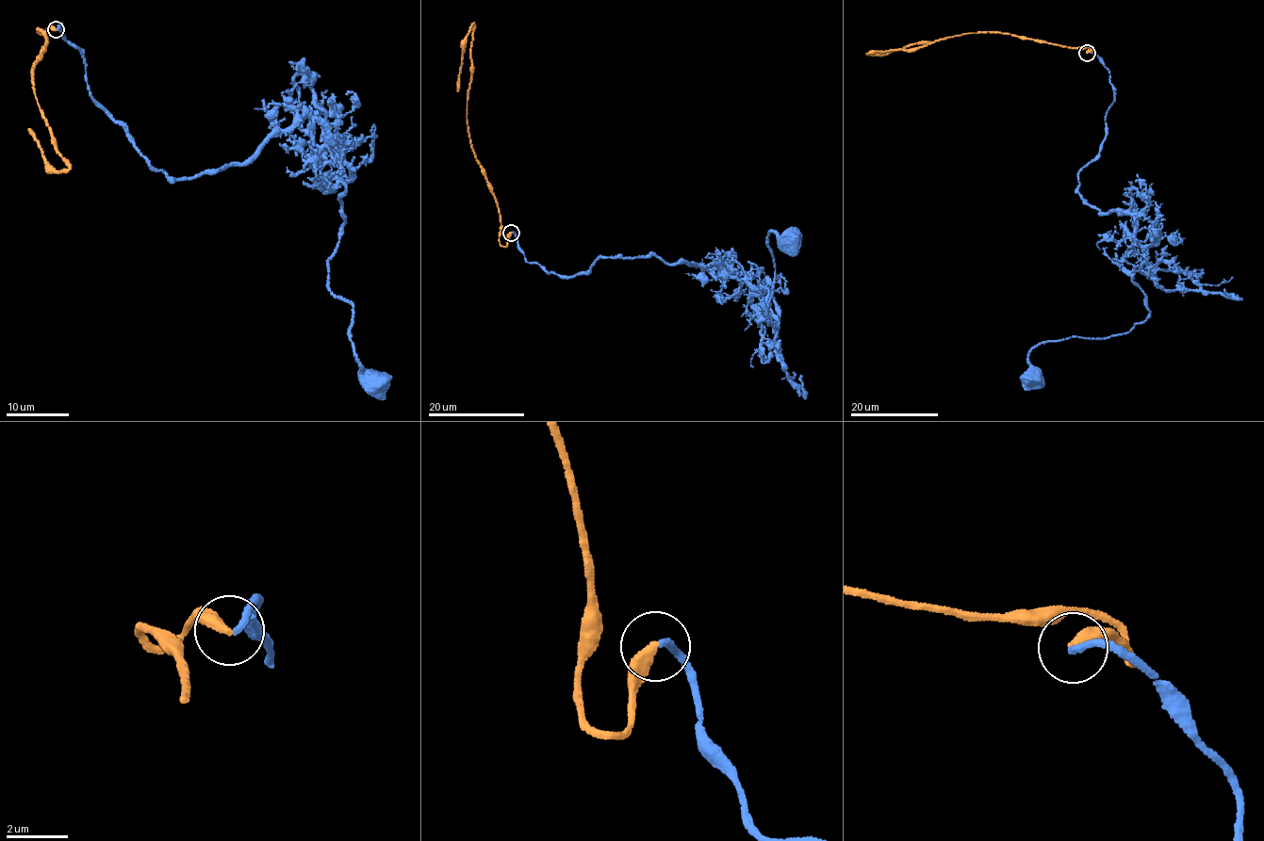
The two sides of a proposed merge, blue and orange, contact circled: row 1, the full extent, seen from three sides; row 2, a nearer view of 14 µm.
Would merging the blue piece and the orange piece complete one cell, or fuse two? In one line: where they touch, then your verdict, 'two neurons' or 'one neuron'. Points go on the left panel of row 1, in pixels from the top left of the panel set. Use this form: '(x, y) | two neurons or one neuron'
(56, 29) | one neuron

